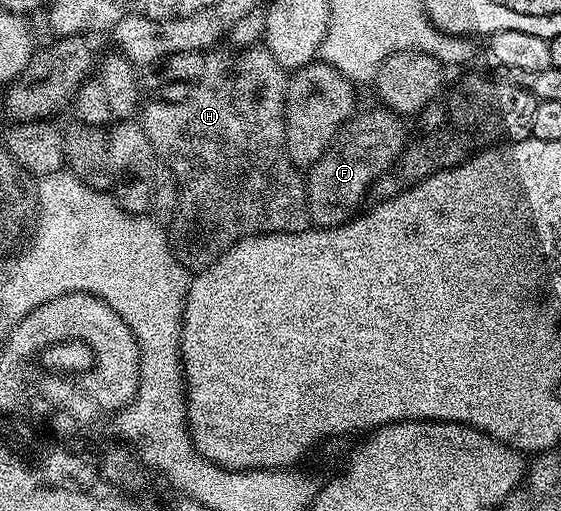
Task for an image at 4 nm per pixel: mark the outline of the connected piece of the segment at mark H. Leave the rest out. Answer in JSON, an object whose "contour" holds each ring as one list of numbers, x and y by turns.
{"contour":[[265,47,238,49,227,51,228,53,218,52,210,51,205,54,204,75,200,83,196,83,196,87,184,100,156,101,150,99,140,109,140,123,144,127,144,135,148,135,148,143,152,143,155,158,169,167,178,184,178,212,168,225,170,250,174,252,179,263,191,271,207,269,220,255,227,253,233,245,246,237,259,237,265,233,301,233,311,224,310,212,306,210,306,183,303,174,292,164,286,154,284,115,286,113,287,70,283,69]]}

